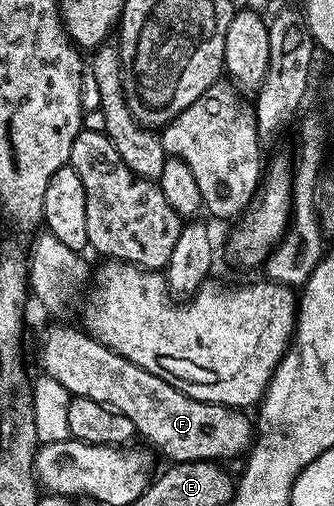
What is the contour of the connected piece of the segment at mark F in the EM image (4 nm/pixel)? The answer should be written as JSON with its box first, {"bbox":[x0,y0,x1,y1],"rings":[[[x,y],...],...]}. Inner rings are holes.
{"bbox":[38,326,256,463],"rings":[[[50,326],[42,334],[42,343],[38,346],[38,358],[42,361],[41,373],[52,380],[60,380],[68,393],[76,398],[96,400],[101,406],[109,406],[111,410],[128,416],[132,420],[137,437],[147,438],[149,445],[155,451],[159,450],[164,457],[170,458],[171,463],[176,462],[208,462],[211,460],[226,460],[245,455],[251,449],[256,433],[255,423],[249,413],[238,408],[217,406],[214,402],[201,402],[160,380],[160,376],[152,376],[144,368],[132,364],[115,350],[109,350],[100,344],[89,332],[72,326]]]}

